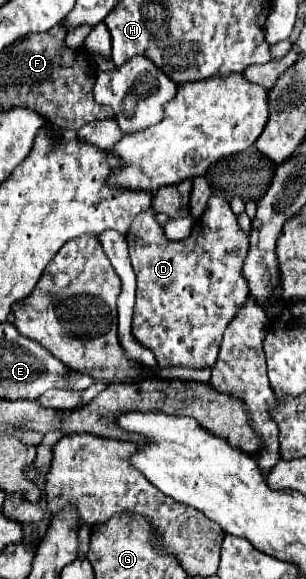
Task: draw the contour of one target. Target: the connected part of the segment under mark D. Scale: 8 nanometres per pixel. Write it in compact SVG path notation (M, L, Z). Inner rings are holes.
M212 195L208 199L204 215L194 223L188 239L176 243L164 235L162 225L156 221L156 211L148 209L136 215L130 231L126 233L126 241L138 283L132 323L132 335L136 341L154 351L160 367L182 365L212 369L218 359L224 327L228 327L228 323L234 319L248 295L248 283L244 283L242 273L244 255L248 251L248 235L240 229L230 203L218 195Z

